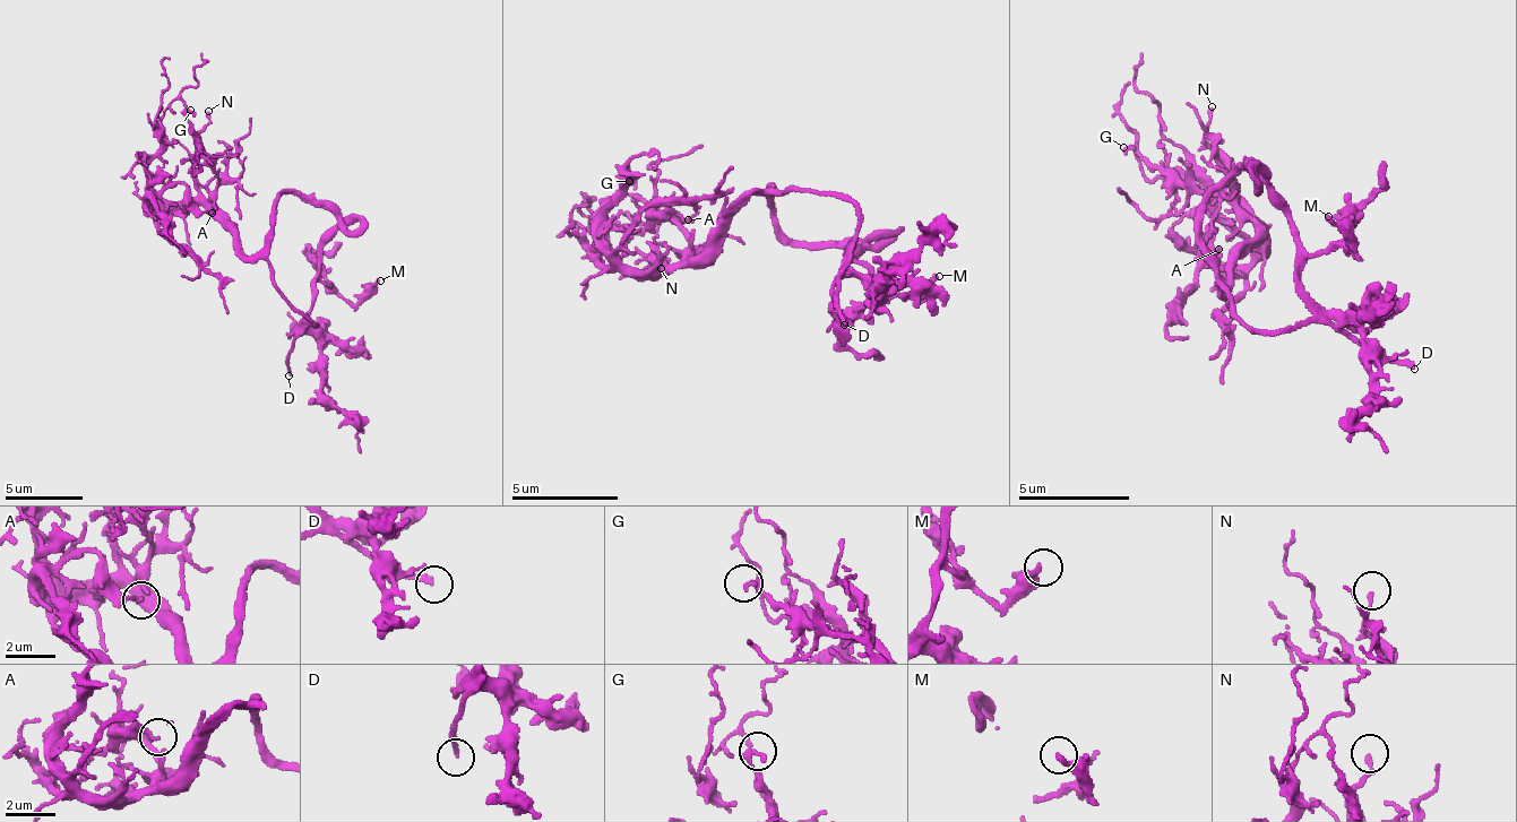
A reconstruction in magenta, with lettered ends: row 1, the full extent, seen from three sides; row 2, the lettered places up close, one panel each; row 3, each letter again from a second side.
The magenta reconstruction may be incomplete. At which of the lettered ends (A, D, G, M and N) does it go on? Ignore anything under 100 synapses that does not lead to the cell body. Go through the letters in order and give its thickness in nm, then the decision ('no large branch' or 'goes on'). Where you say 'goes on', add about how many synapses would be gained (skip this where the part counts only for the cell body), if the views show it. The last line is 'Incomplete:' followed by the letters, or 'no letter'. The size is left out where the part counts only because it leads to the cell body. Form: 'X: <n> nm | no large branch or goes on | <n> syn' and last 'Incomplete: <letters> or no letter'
A: 130 nm | no large branch
D: 130 nm | goes on
G: 220 nm | no large branch
M: 320 nm | no large branch
N: 140 nm | no large branch
Incomplete: D

